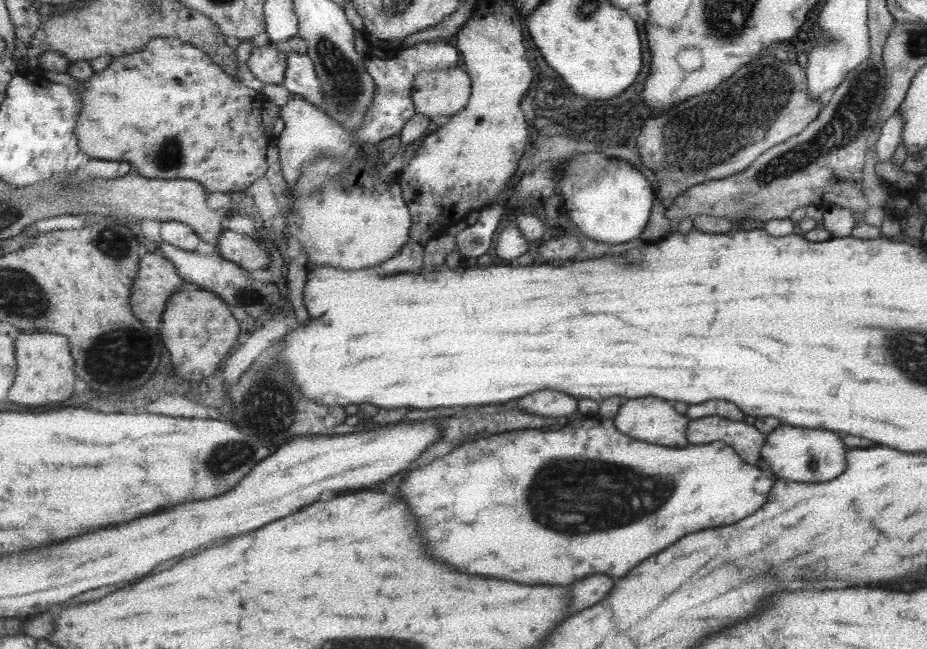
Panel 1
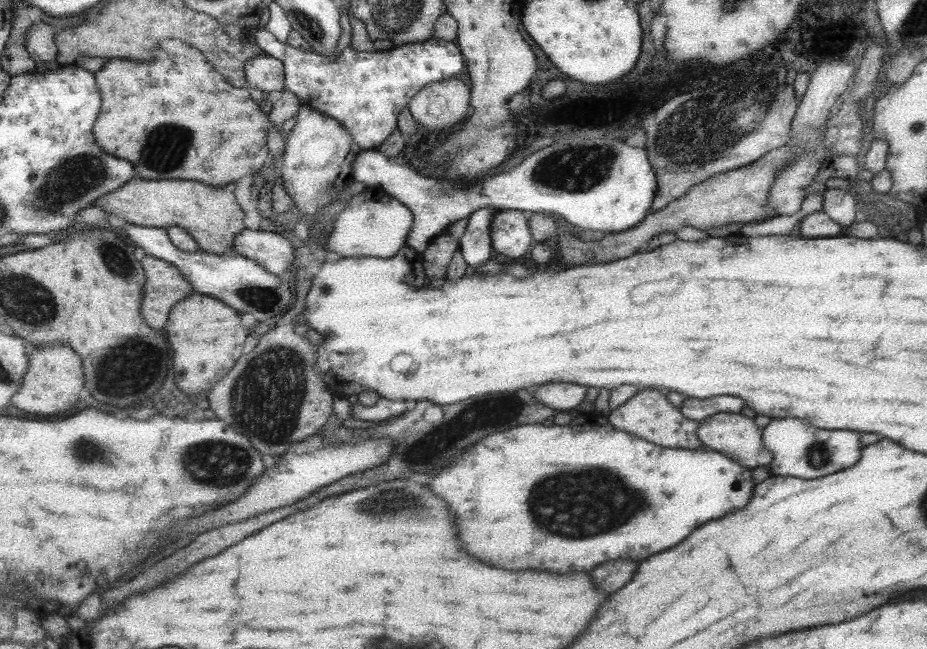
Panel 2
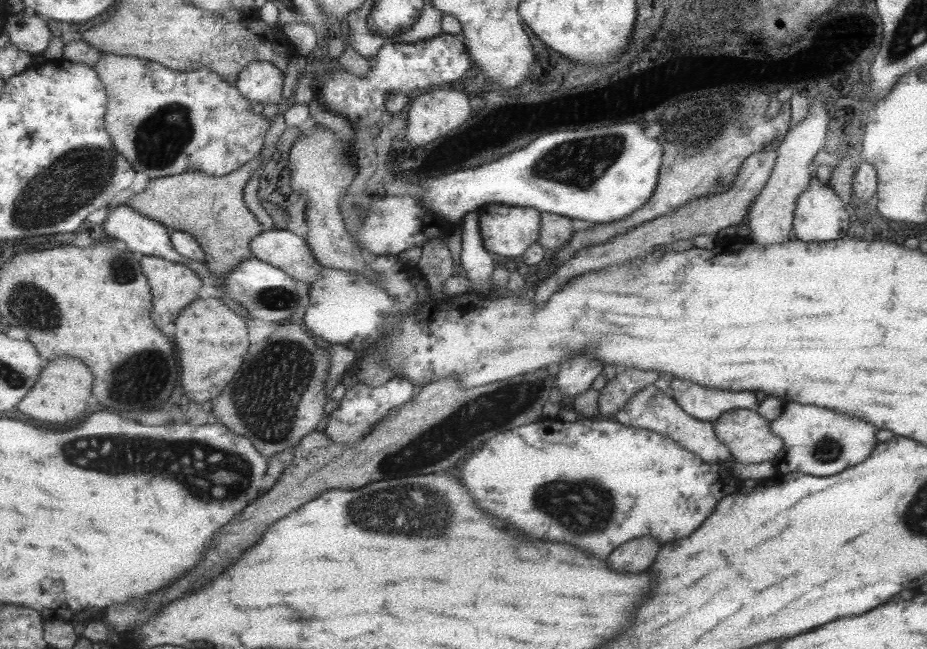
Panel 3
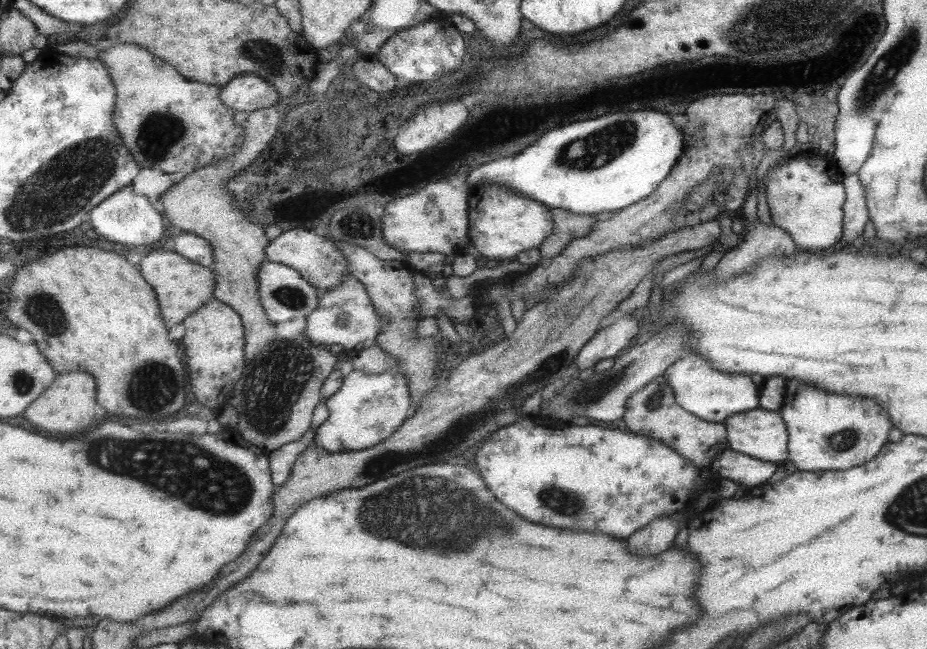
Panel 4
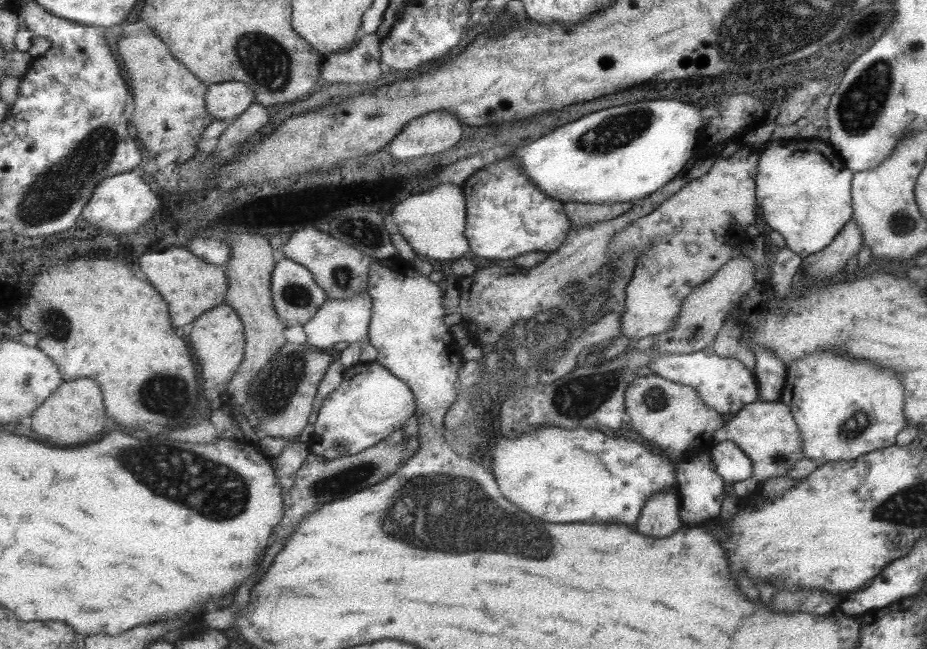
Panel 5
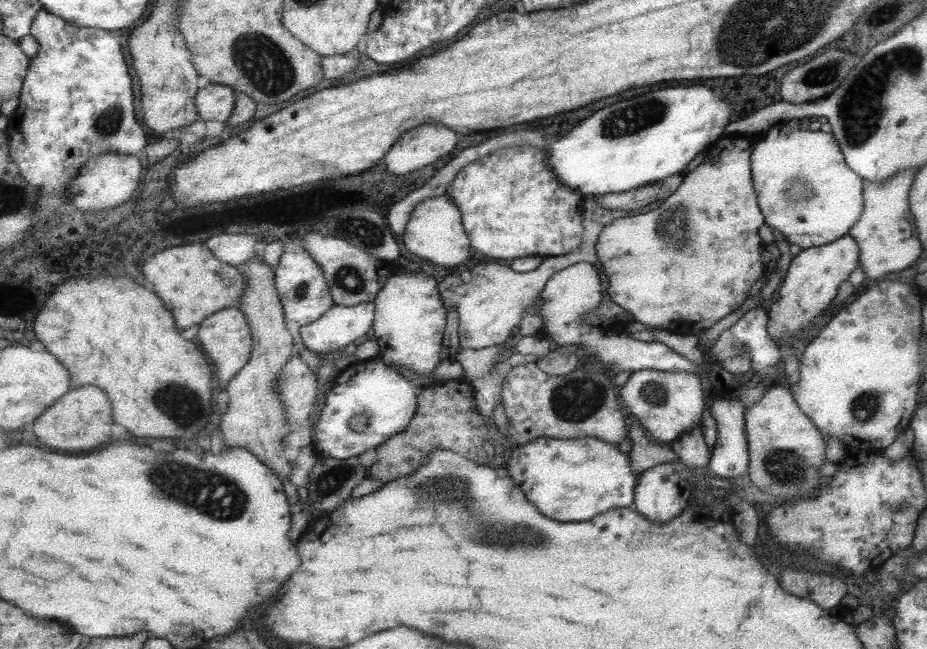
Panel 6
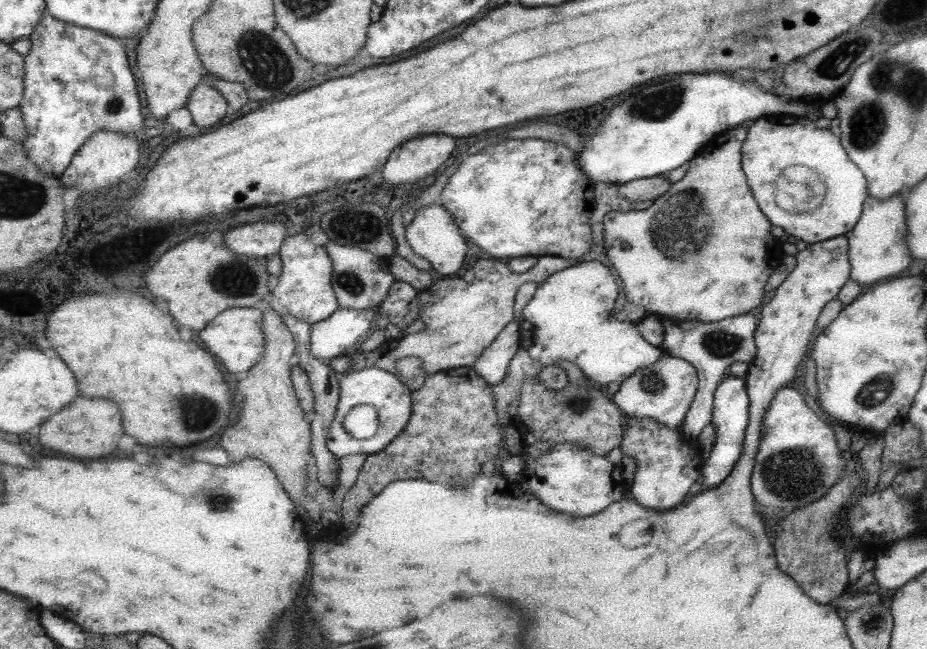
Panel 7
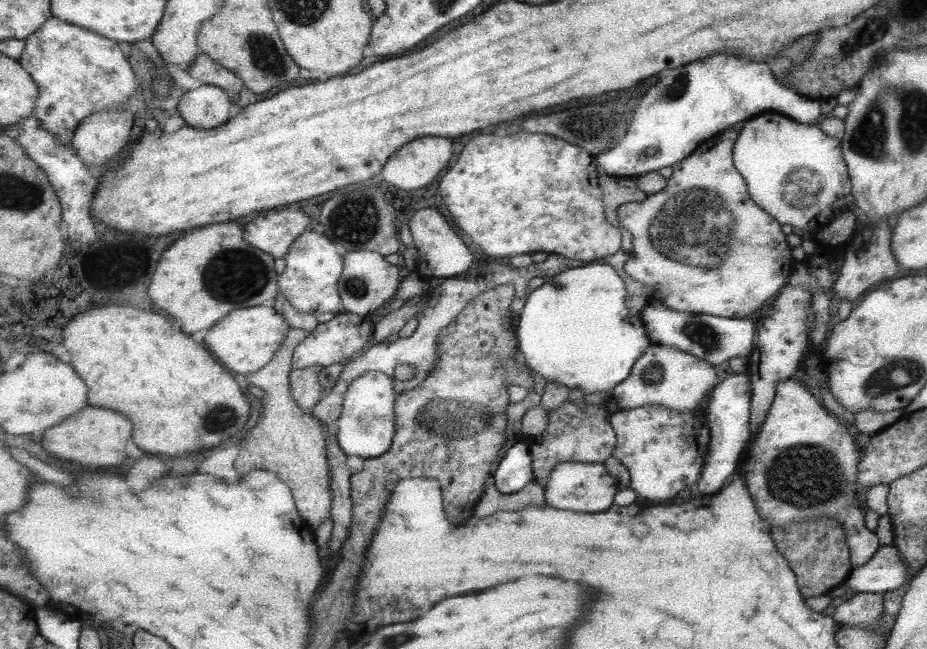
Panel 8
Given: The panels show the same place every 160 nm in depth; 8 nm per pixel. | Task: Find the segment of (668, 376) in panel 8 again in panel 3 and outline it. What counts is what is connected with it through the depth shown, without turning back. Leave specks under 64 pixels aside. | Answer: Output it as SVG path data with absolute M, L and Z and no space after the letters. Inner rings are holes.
M654 385L644 386L630 398L623 409L610 418L615 418L626 427L641 428L665 435L685 450L692 451L704 463L719 465L731 459L731 451L716 437L712 423L693 418L671 398L668 392L661 391Z

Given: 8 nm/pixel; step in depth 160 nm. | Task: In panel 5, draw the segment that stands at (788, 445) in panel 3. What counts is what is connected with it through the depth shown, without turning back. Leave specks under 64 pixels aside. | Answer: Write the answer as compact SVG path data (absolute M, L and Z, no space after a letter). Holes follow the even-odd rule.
M821 350L789 364L787 384L780 394L779 402L791 407L797 428L802 434L804 456L816 460L819 465L829 461L855 460L865 453L895 445L900 430L908 424L903 414L903 384L893 370L873 366L865 360L861 362L831 350Z

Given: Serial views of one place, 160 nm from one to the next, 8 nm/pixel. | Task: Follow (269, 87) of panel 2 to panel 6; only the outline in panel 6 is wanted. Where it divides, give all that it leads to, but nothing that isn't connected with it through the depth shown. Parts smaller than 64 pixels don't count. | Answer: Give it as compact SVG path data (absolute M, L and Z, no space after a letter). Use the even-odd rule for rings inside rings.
M204 81L196 96L200 120L226 123L236 109L236 92L231 86Z

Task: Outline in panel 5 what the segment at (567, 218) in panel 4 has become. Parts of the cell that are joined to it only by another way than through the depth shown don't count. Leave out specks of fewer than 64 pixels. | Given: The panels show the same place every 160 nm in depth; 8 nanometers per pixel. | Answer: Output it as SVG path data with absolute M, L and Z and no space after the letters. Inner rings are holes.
M635 200L601 204L569 201L563 205L565 214L568 215L568 219L574 229L579 225L590 225L615 218L619 216L619 214L627 212L629 208L633 206L633 202L635 202Z

